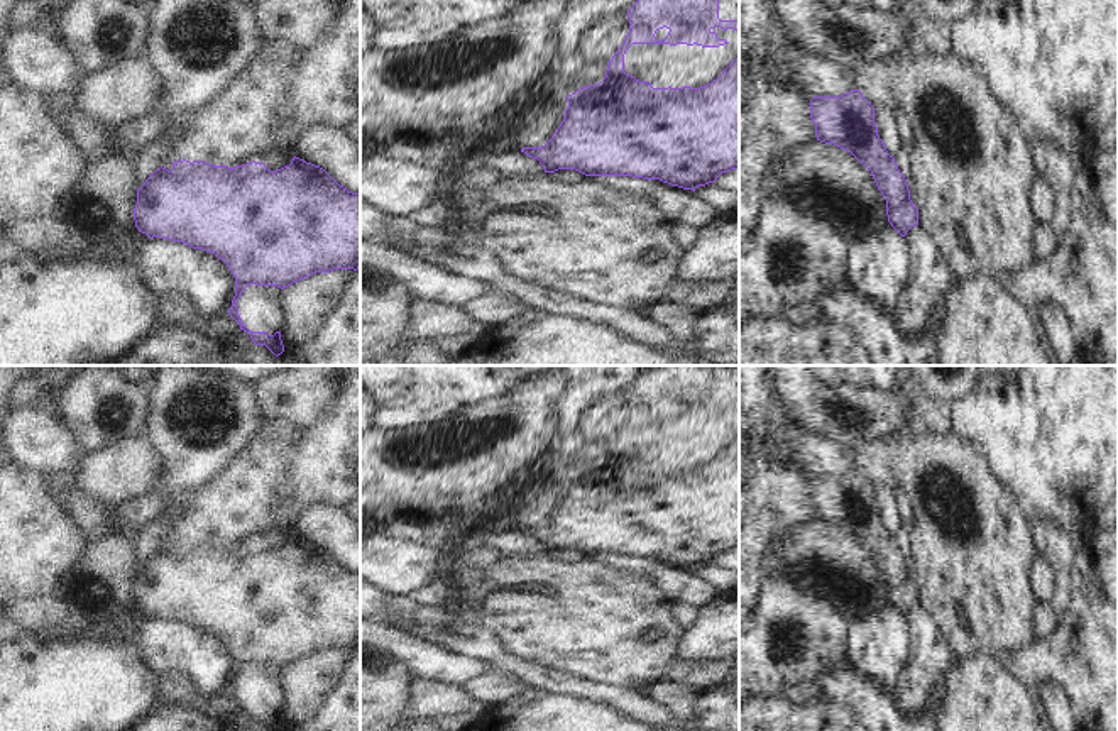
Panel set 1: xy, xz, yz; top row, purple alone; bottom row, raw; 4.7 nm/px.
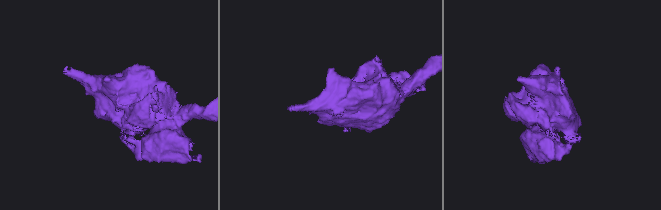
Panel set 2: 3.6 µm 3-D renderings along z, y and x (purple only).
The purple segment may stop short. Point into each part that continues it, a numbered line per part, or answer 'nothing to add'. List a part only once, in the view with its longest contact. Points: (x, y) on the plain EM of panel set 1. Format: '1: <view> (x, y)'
nothing to add

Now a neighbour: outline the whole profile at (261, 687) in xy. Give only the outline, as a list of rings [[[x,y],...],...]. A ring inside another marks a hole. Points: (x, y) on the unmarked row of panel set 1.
[[[247,665],[237,679],[237,687],[242,702],[250,711],[274,714],[284,709],[286,690],[282,685],[282,668],[277,665]]]

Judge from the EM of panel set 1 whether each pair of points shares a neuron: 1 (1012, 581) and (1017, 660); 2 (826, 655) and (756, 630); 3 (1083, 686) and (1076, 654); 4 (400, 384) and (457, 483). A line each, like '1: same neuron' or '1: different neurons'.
1: different neurons
2: same neuron
3: same neuron
4: different neurons

